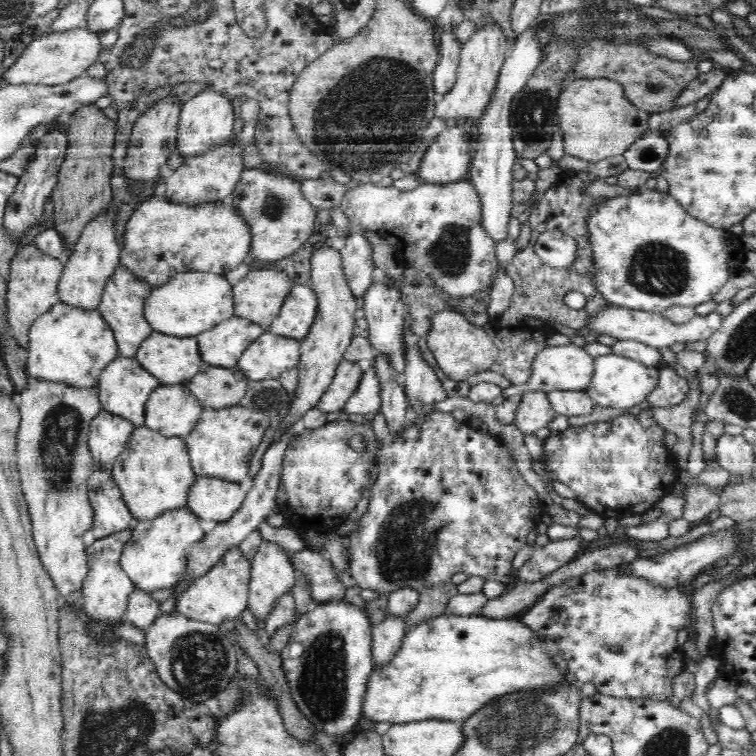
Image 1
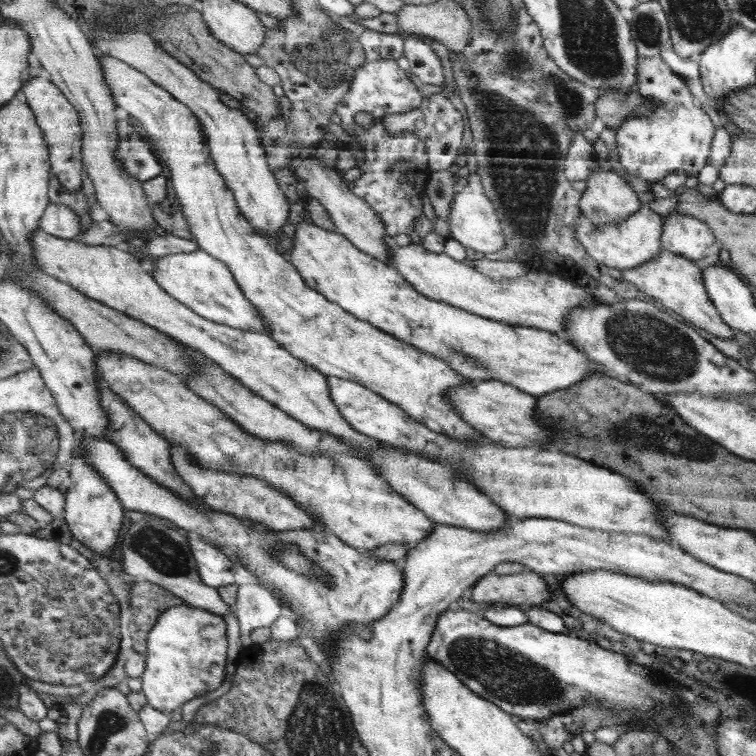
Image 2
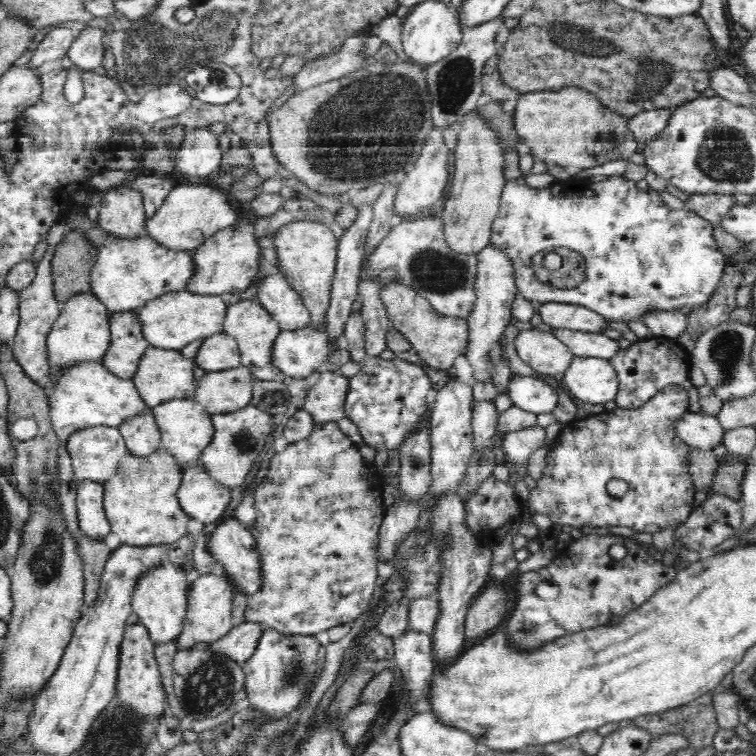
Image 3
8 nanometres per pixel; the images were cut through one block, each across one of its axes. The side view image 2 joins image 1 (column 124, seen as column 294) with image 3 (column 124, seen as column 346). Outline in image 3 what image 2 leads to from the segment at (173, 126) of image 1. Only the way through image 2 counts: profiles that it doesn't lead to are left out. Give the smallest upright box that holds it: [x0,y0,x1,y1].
[97,190,147,238]

